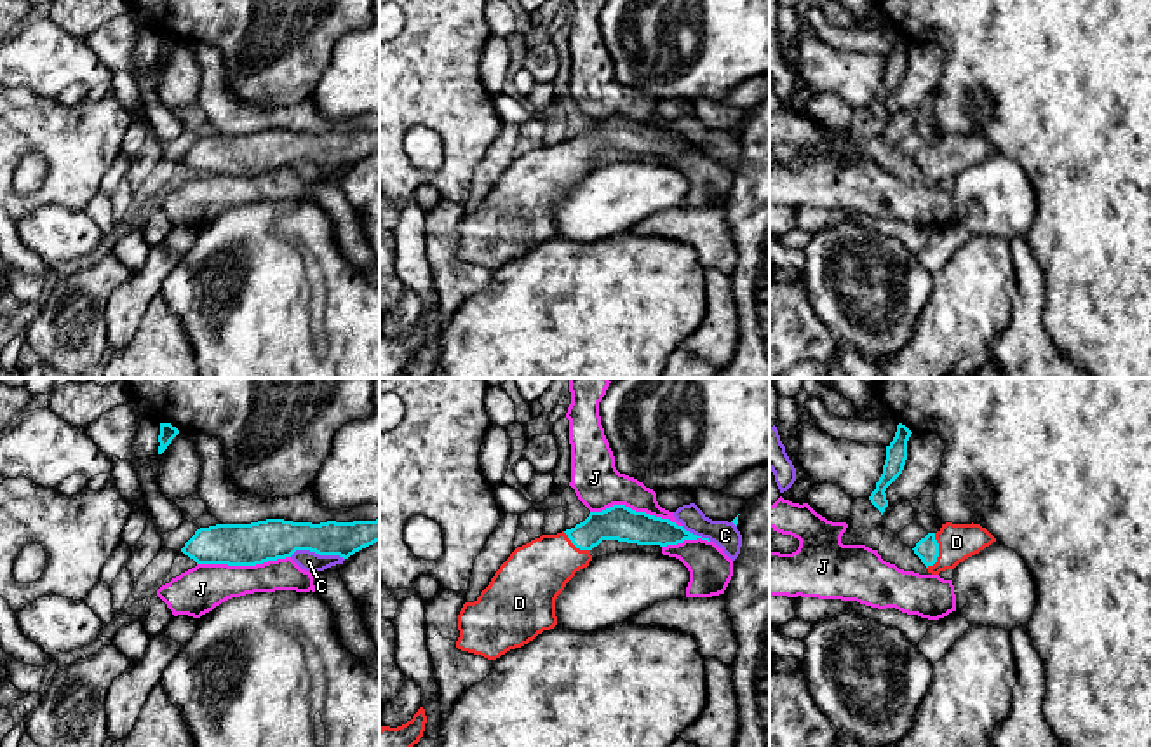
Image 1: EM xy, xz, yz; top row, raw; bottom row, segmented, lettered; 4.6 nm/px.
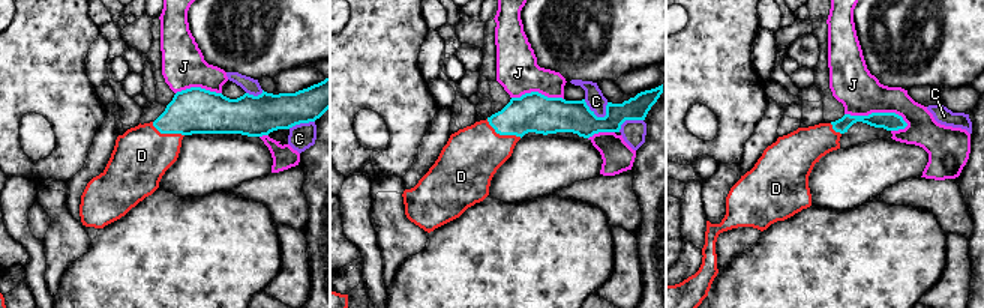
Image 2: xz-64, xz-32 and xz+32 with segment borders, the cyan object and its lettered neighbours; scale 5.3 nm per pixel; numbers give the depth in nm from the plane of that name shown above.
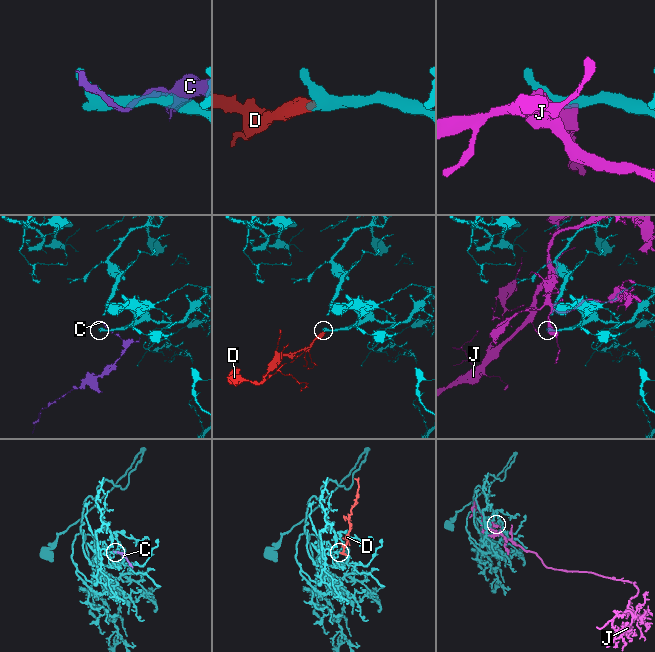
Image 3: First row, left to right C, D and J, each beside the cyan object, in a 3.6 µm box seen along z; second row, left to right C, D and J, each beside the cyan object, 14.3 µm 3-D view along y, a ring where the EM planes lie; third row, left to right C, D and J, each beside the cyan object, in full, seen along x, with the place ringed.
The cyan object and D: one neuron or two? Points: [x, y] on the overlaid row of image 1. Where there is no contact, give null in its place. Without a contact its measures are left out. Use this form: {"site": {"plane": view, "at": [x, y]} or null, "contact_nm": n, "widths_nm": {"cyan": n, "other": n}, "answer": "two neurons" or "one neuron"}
{"site": {"plane": "yz", "at": [937, 552]}, "contact_nm": 170, "widths_nm": {"cyan": 110, "other": 180}, "answer": "one neuron"}

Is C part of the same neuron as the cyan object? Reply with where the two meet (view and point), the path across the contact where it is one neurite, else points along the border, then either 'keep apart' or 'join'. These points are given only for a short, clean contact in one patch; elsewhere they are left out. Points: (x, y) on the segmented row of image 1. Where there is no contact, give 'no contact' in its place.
meets cyan in xy at (317, 552); border along xy (289, 556), (296, 551), (314, 551), (338, 554), (343, 559); keep apart

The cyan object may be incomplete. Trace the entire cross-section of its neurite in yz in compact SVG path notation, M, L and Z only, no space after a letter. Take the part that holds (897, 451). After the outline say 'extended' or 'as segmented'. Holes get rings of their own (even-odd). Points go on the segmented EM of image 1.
M899 423L893 441L886 446L886 460L883 465L883 474L876 482L876 489L871 493L871 503L881 512L888 507L886 488L902 474L905 460L907 460L907 441L911 437L911 430Z | as segmented

